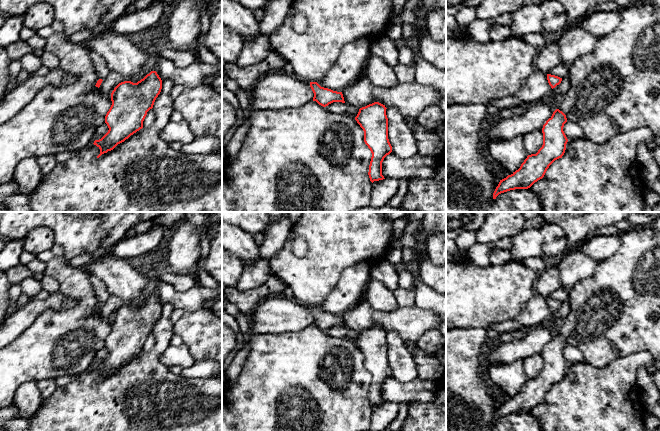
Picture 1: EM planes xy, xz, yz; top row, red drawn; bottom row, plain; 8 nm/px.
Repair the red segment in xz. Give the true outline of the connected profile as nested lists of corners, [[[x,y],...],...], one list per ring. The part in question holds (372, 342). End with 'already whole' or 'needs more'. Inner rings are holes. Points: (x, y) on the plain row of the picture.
[[[374,326],[359,333],[355,344],[364,355],[364,366],[372,377],[369,389],[369,402],[373,407],[385,403],[382,399],[382,386],[392,376],[388,363],[388,342],[385,329]]]; already whole

